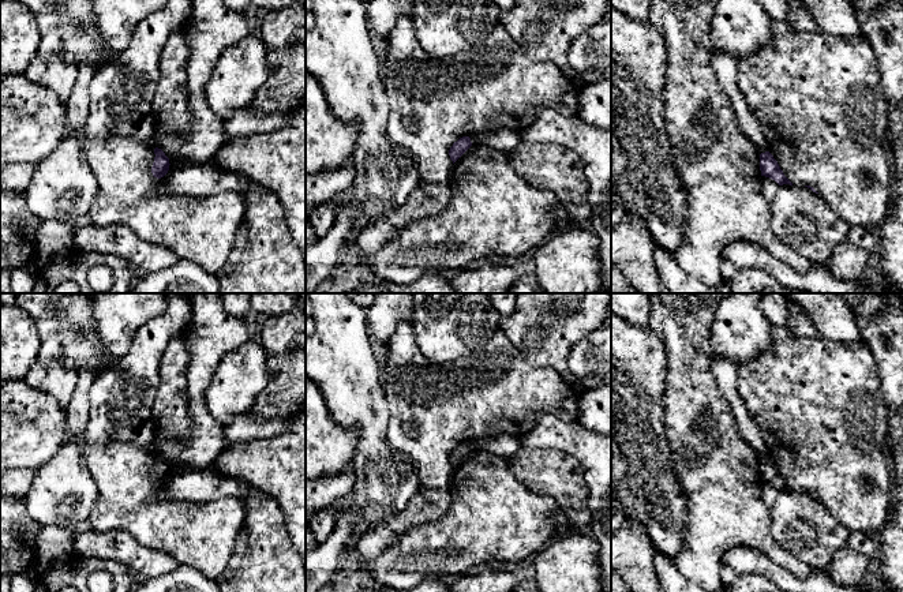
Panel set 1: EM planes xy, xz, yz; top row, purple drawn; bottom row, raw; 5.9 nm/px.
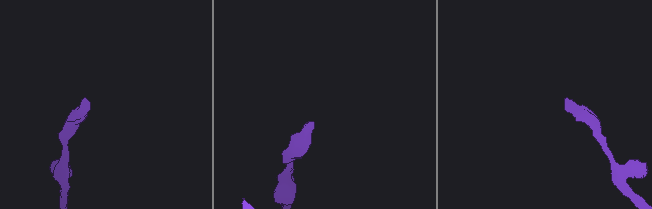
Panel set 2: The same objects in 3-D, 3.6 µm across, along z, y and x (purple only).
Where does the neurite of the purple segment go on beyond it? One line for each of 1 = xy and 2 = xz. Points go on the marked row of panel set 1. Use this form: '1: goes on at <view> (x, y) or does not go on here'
1: does not go on here
2: does not go on here

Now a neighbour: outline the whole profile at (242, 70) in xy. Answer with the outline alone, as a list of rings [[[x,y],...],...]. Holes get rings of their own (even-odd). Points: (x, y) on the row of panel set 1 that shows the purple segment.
[[[256,33],[225,48],[205,87],[210,109],[222,120],[251,106],[258,90],[269,78],[266,45]]]

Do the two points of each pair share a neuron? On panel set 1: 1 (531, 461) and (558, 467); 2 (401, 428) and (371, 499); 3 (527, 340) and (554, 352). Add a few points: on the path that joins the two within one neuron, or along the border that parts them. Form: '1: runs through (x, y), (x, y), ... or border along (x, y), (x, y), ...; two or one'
1: runs through (538, 467), (551, 467); one
2: border along (388, 416), (388, 441), (405, 457), (415, 471); two
3: runs through (534, 340), (542, 340), (547, 345); one

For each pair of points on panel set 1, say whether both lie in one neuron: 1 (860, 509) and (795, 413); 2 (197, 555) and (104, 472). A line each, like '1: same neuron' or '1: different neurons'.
1: same neuron
2: same neuron

